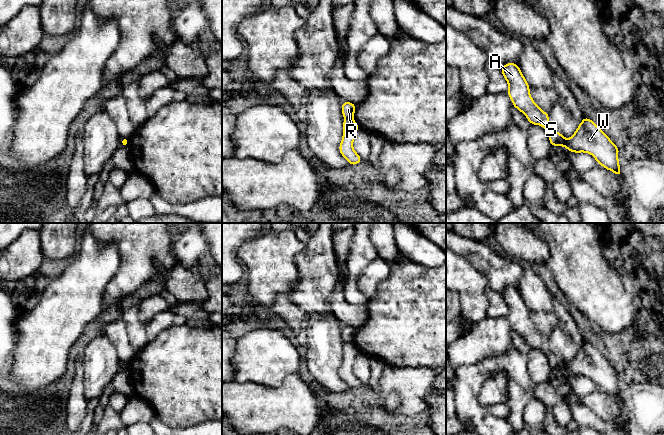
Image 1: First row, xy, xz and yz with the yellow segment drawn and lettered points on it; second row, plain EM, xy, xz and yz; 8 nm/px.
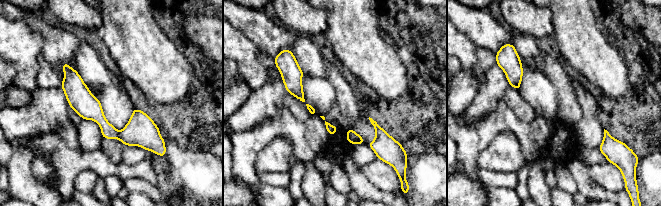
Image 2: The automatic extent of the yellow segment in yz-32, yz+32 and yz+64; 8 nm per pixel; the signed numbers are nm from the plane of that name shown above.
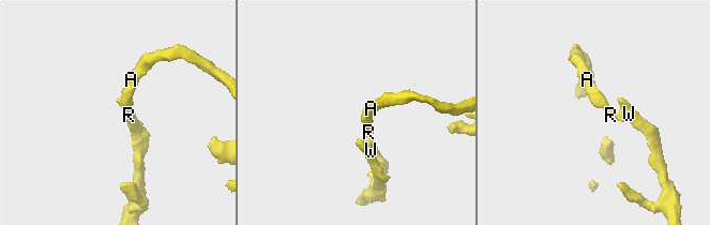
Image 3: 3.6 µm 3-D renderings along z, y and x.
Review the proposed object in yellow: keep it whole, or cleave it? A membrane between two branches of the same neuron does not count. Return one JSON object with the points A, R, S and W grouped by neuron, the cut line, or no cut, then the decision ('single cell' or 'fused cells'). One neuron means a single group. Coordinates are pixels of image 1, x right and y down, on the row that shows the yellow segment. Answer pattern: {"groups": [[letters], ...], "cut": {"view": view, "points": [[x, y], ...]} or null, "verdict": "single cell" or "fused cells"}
{"groups": [["A", "R", "S"], ["W"]], "cut": {"view": "xz", "points": [[345, 118], [352, 119]]}, "verdict": "fused cells"}

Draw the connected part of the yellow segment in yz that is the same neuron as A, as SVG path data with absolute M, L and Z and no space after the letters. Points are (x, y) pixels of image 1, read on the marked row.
M508 62L500 70L508 83L506 93L511 98L512 105L526 116L531 125L540 125L547 131L551 146L565 147L564 136L551 127L549 114L544 112L531 97L530 87L519 66Z

